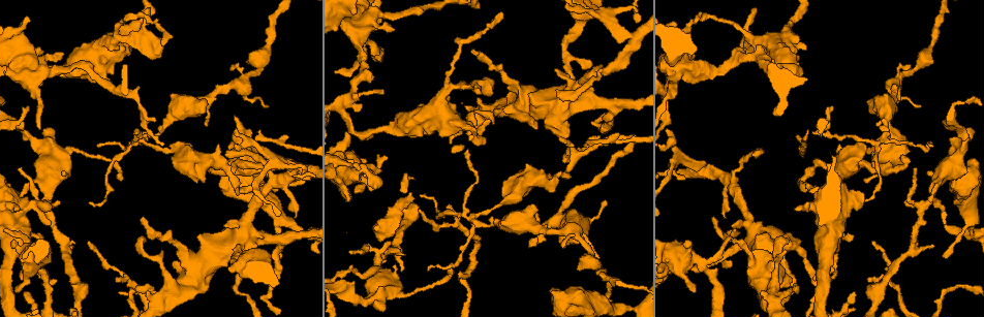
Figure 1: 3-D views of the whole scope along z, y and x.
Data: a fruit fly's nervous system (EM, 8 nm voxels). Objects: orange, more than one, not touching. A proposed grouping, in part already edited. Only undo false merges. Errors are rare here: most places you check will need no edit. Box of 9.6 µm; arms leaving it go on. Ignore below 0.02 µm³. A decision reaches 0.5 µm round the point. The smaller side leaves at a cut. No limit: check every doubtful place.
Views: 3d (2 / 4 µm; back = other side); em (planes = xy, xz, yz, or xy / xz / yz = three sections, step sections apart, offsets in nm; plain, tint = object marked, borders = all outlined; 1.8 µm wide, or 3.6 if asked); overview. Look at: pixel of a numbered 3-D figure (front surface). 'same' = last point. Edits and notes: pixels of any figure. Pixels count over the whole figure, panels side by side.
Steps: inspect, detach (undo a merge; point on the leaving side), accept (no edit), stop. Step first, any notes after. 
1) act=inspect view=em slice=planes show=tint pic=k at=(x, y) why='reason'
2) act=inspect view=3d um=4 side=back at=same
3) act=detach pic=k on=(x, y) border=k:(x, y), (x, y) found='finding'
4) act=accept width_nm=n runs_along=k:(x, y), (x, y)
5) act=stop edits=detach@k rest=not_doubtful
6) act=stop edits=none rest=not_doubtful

act=inspect view=em slice=yz step=8 show=tint pic=1 at=(775, 301)

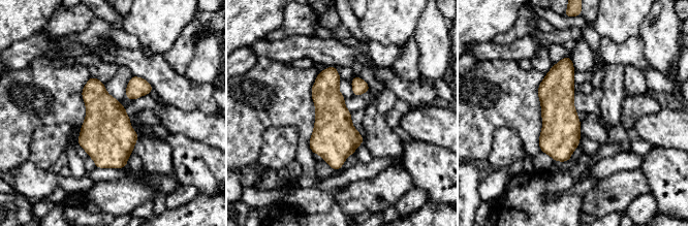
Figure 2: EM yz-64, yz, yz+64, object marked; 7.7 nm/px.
act=accept runs_along=2:(568, 59), (562, 73), (562, 159) found='one neuron here'

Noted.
act=inspect view=em um=3.6 slice=planes show=tint pic=1 at=(236, 167) why='sharp bend'

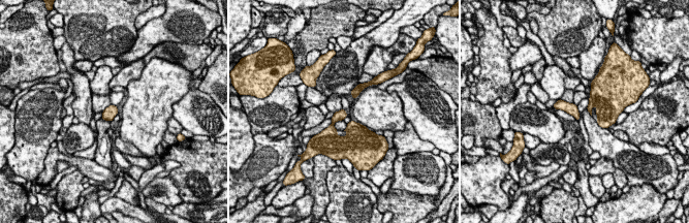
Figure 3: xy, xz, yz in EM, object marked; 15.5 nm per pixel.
act=accept found='all the same neuron'

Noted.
act=inspect view=em slice=planes show=tint pic=1 at=(883, 139) why='calibre changes'

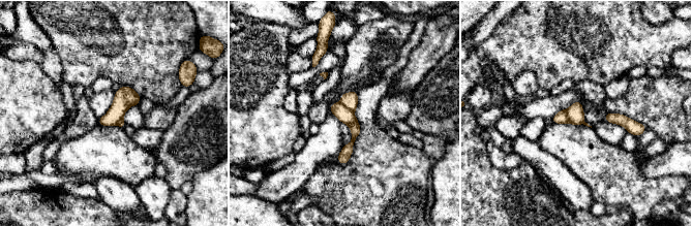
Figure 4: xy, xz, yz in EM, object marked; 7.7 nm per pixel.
act=detach pic=4 on=(575, 114) border=4:(566, 109), (566, 116), (570, 123) found='a second neuron is stuck on'

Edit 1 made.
act=inspect view=3d um=2 side=back pic=1 at=(633, 40) why='abrupt turn'

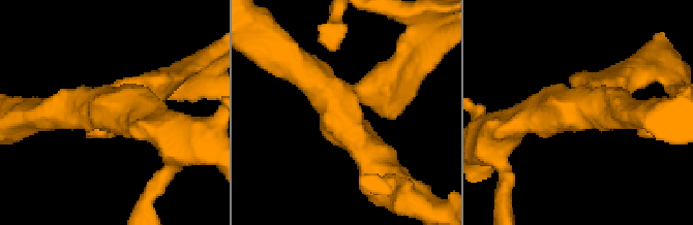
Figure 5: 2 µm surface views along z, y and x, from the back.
act=inspect view=em slice=yz step=16 show=tint pic=5 at=(112, 100) why='now the EM'

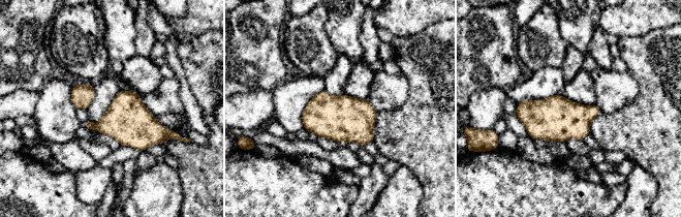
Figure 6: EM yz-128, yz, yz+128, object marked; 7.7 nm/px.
act=accept width_nm=190 found='continuous, no second neuron'

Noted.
act=stop edits=detach@4 rest=not_doubtful

